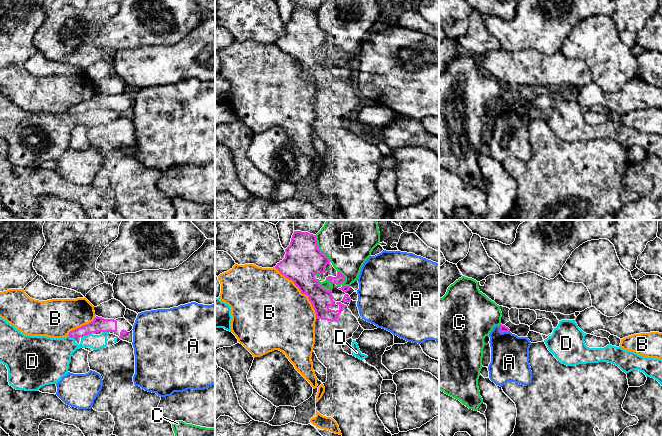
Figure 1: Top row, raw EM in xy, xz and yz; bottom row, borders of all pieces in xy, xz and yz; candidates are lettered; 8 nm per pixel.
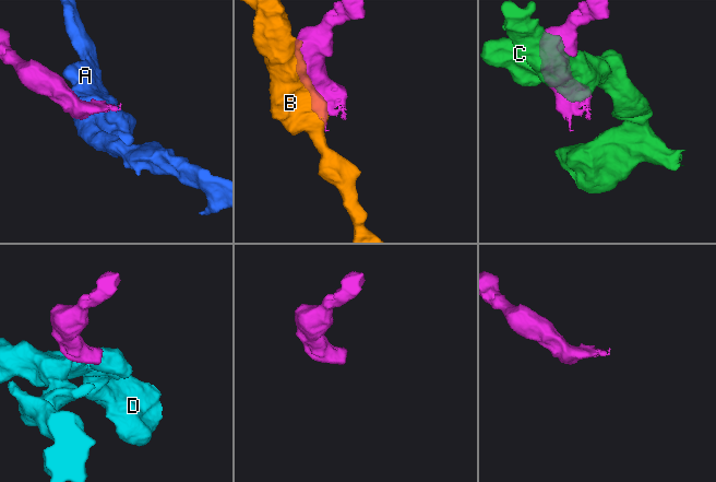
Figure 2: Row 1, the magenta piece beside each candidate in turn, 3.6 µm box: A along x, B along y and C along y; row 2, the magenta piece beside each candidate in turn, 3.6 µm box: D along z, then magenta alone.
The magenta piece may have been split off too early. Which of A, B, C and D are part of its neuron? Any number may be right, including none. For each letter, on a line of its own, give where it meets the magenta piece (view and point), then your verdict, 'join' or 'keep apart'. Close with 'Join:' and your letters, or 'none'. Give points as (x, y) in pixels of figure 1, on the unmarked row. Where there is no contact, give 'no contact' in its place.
A: yz (502, 108) | keep apart
B: xz (301, 68) | keep apart
C: xz (317, 24) | keep apart
D: xy (86, 110) | keep apart
Join: none

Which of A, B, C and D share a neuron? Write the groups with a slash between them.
A / B / C / D

